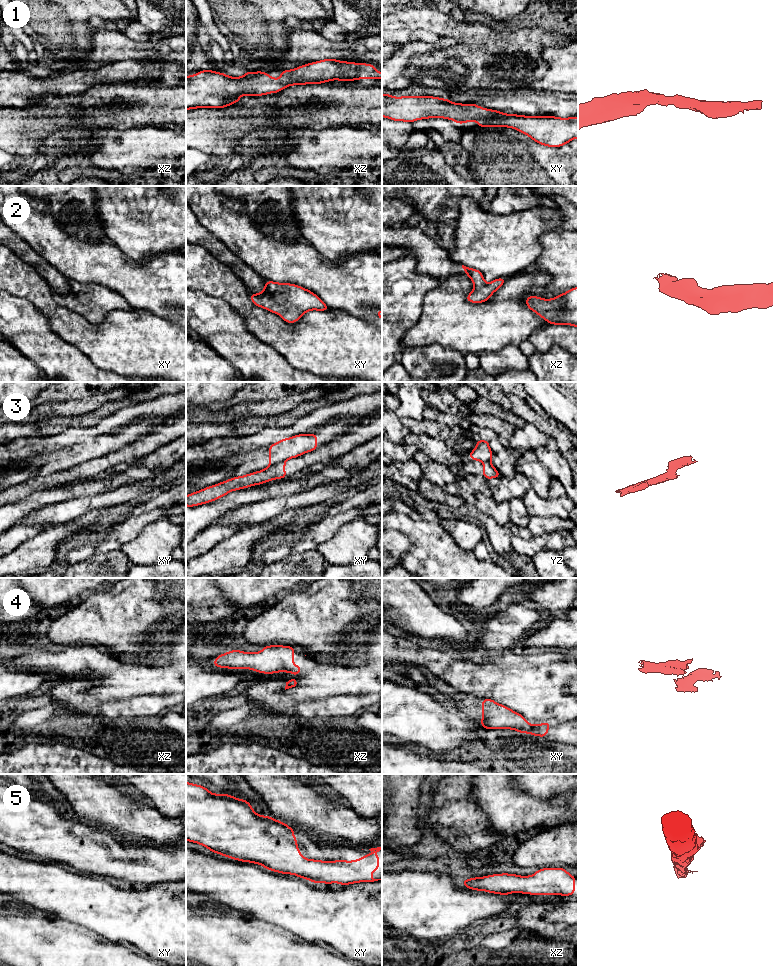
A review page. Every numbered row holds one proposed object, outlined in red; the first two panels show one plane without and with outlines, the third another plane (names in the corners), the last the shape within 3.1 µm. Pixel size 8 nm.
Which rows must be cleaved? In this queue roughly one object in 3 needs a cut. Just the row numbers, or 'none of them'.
3, 4

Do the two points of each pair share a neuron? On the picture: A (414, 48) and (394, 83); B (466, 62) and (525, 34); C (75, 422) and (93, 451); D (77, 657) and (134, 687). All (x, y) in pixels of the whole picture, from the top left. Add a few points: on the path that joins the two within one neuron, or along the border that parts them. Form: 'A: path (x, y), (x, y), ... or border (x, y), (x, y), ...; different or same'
A: path (405, 56), (394, 67), (394, 74); same
B: path (481, 62), (492, 52), (510, 49); same
C: border (100, 420), (91, 426), (68, 427), (56, 435); different
D: path (91, 660), (107, 666), (120, 679); same

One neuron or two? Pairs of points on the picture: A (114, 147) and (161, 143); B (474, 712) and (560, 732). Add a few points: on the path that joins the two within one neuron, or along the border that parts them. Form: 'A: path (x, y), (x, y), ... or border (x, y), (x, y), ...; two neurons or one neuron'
A: path (126, 147), (149, 147); one neuron
B: path (495, 716), (516, 721), (528, 731), (539, 731); one neuron

